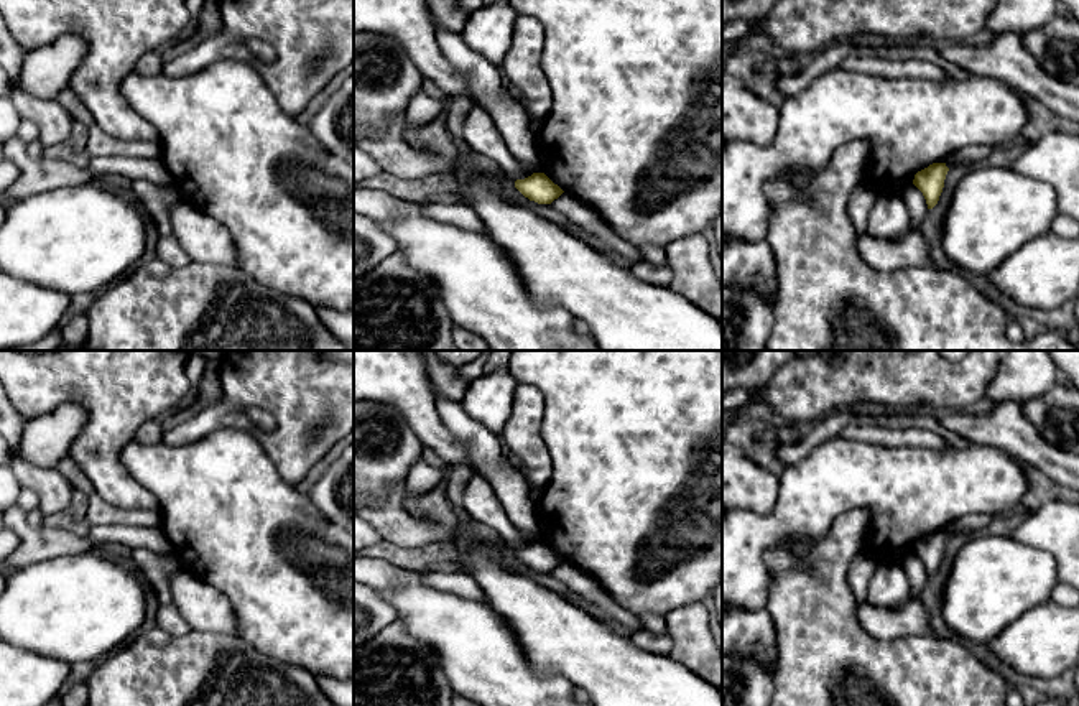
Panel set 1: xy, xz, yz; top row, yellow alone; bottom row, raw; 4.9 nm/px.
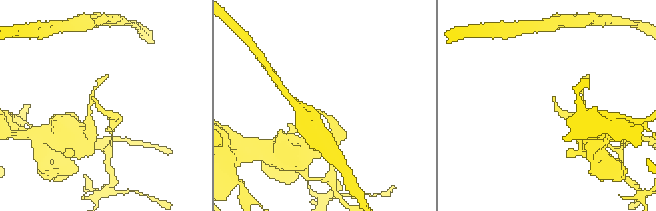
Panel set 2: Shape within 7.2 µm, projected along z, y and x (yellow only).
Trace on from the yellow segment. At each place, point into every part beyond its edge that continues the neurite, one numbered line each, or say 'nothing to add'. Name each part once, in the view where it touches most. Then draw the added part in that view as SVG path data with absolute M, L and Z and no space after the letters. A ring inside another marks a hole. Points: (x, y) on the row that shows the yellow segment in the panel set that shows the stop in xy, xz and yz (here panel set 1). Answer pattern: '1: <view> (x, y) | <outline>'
nothing to add

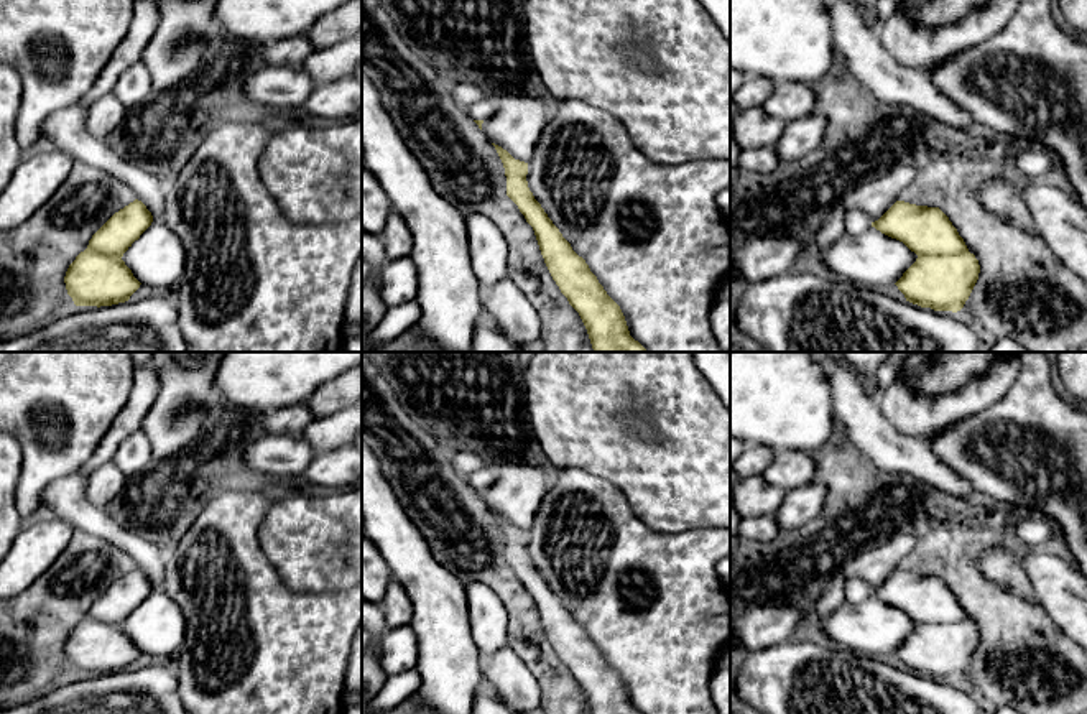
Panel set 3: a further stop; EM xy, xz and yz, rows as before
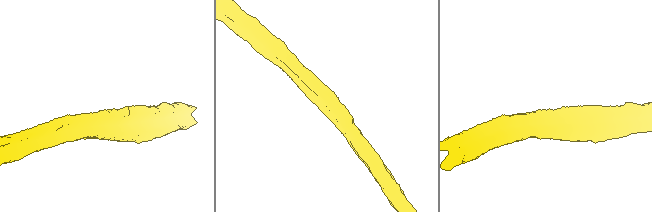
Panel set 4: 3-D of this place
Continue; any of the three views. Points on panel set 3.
1: xz (517, 127) | M513 90L502 97L500 110L483 120L482 132L515 160L528 163L549 117L551 110L543 100Z

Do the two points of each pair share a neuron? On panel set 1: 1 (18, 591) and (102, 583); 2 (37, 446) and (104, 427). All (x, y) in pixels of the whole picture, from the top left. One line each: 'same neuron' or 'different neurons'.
1: same neuron
2: different neurons

